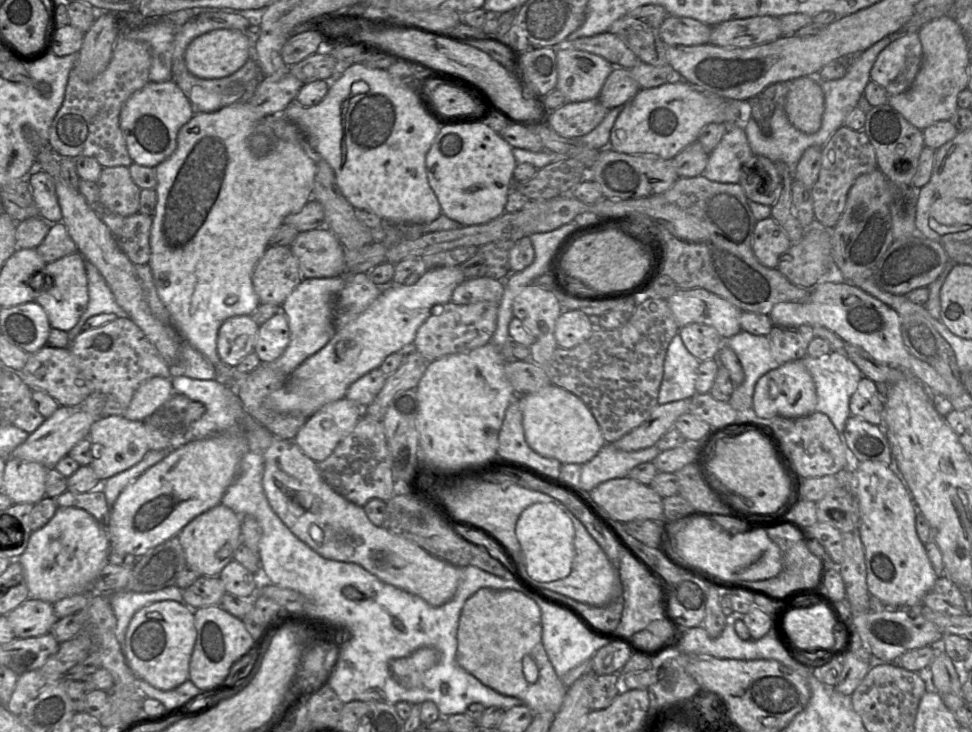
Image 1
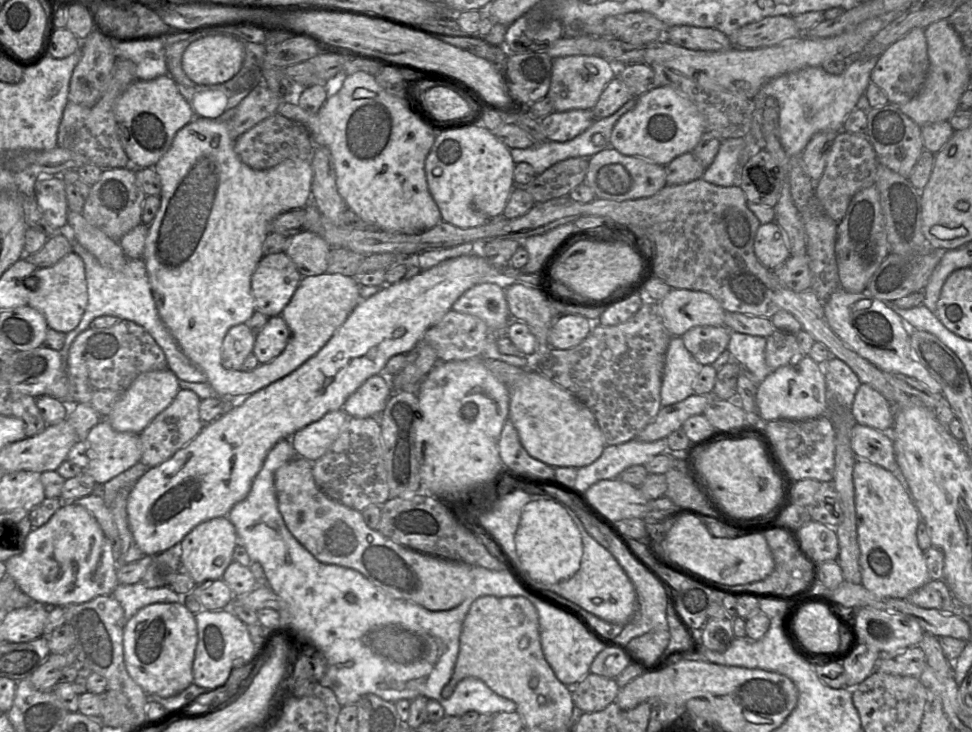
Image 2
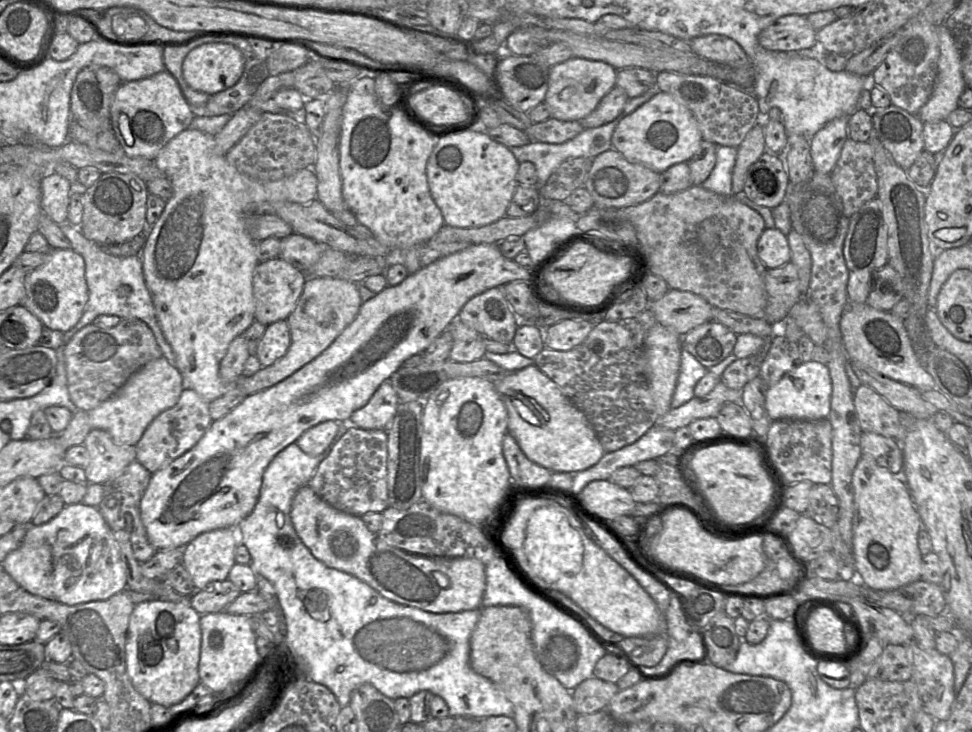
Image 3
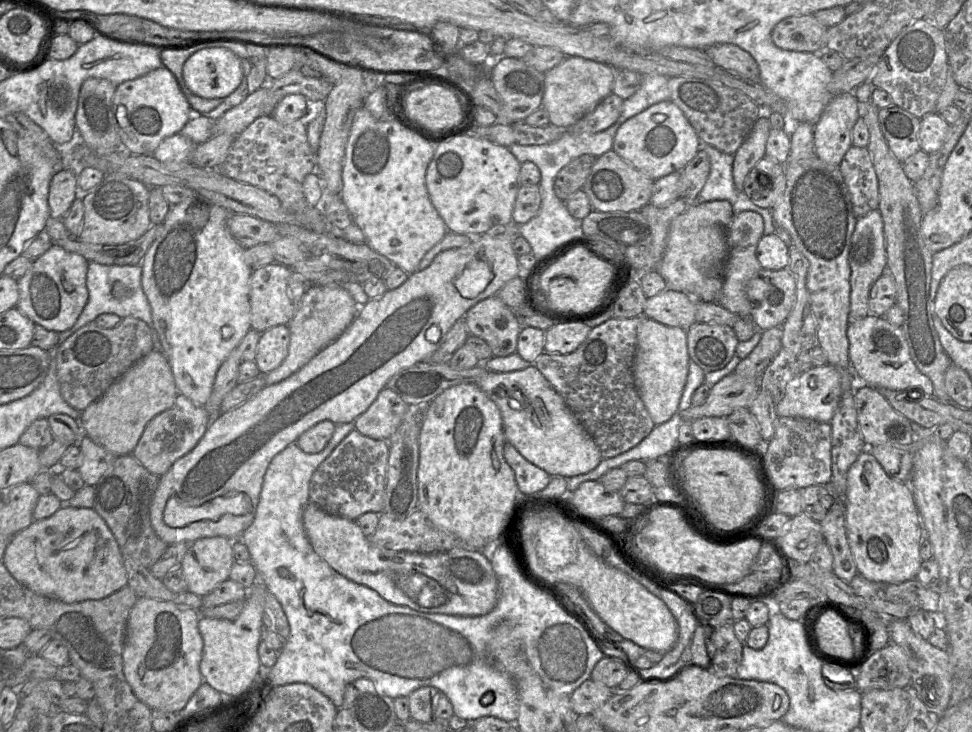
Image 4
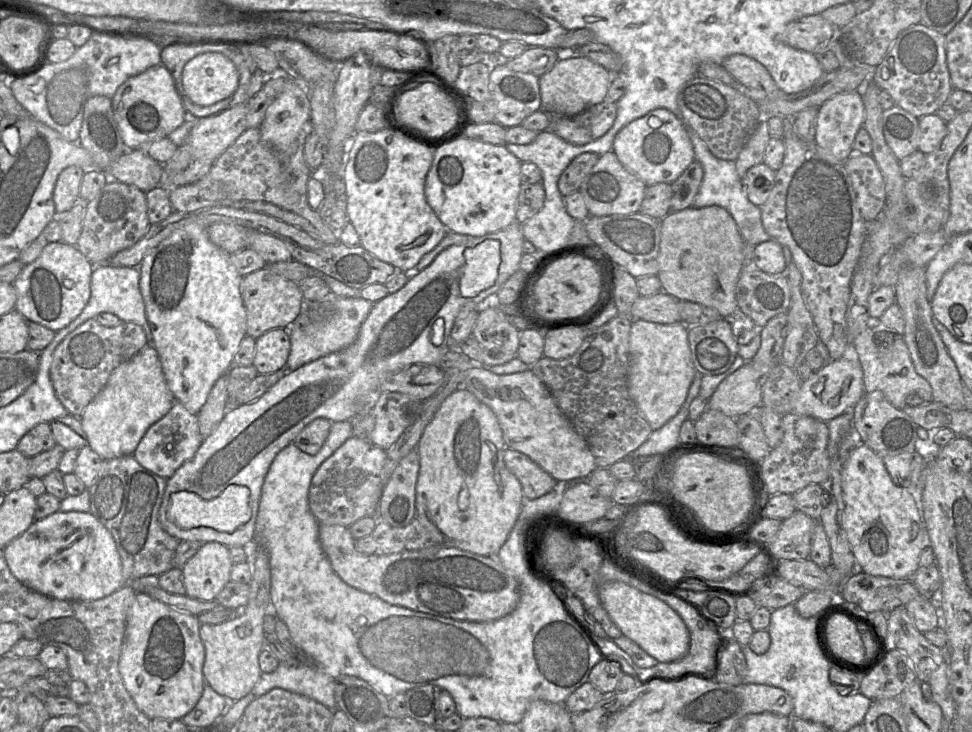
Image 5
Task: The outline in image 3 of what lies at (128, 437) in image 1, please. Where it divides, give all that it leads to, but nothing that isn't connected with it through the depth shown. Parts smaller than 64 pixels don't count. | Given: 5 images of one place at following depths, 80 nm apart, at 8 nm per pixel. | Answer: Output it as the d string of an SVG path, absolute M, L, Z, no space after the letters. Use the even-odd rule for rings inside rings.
M92 429L83 445L89 454L84 468L88 483L103 484L136 460L136 446L117 444L104 430Z

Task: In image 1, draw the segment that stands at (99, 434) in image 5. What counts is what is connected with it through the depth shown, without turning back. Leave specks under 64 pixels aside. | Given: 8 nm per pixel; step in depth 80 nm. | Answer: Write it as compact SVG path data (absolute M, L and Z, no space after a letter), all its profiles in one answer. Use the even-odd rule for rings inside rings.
M153 377L135 391L123 416L132 421L146 421L174 394L171 379Z

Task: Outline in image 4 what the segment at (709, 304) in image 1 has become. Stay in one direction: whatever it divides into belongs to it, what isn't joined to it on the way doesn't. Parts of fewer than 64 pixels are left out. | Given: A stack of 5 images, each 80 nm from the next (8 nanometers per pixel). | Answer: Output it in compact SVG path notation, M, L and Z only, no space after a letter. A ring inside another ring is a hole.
M666 289L646 299L643 315L669 327L688 330L696 323L696 300L690 295Z

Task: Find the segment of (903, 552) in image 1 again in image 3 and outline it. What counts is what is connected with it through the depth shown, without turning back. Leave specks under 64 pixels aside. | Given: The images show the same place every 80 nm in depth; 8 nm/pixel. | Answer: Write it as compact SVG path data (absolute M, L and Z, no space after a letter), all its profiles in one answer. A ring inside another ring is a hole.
M862 454L852 475L855 514L852 552L857 580L869 589L896 590L921 579L922 554L918 534L923 524L902 476L880 467L873 456Z

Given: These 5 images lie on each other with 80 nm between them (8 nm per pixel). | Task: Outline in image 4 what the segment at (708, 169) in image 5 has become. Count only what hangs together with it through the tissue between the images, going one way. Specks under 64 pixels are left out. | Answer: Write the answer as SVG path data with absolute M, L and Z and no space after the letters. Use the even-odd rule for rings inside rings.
M702 143L701 149L709 157L710 173L698 195L698 202L726 200L731 203L734 214L742 211L757 212L763 218L763 235L775 233L771 209L755 205L743 190L740 191L735 187L733 180L734 154L721 152L707 143Z

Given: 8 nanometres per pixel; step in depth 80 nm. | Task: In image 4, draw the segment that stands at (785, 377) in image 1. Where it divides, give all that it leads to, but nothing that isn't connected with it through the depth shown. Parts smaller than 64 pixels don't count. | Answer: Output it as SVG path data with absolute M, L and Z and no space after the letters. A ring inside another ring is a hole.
M832 365L813 366L794 377L786 386L783 398L775 405L778 417L801 418L829 423L841 399L841 376Z

